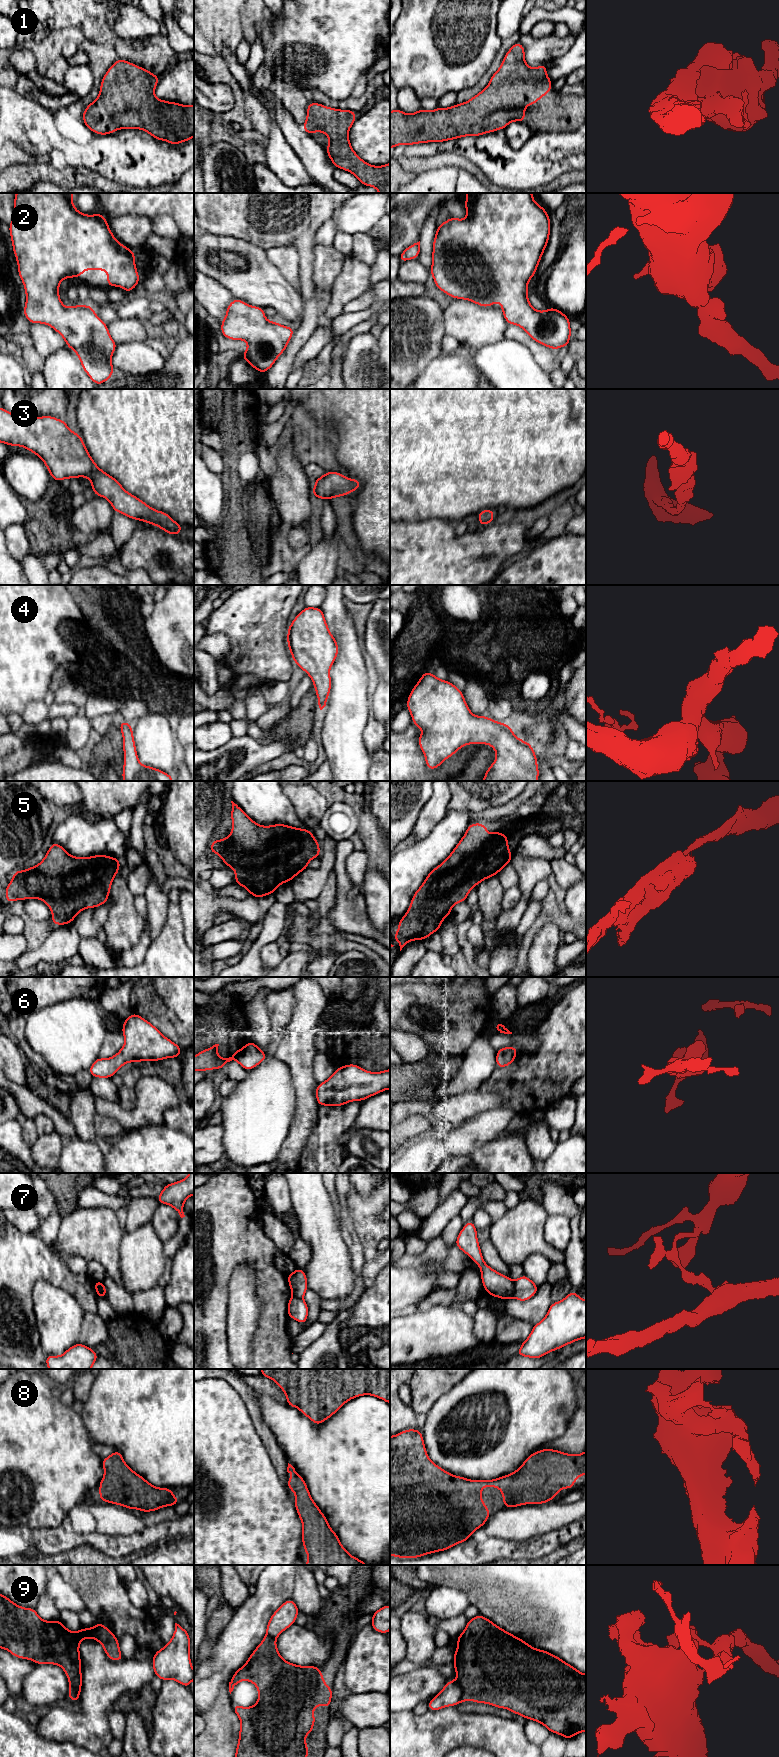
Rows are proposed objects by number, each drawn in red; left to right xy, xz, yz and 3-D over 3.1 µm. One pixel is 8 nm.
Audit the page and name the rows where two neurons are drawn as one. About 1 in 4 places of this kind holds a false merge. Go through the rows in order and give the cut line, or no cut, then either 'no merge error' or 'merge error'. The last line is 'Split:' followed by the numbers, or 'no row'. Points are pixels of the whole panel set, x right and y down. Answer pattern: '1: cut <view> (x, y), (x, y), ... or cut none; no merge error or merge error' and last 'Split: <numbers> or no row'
1: cut none; no merge error
2: cut none; no merge error
3: cut none; no merge error
4: cut none; no merge error
5: cut none; no merge error
6: cut none; no merge error
7: cut yz (514, 1281), (514, 1294), (512, 1296); merge error
8: cut none; no merge error
9: cut yz (457, 1679), (461, 1689), (461, 1700); merge error
Split: 7, 9

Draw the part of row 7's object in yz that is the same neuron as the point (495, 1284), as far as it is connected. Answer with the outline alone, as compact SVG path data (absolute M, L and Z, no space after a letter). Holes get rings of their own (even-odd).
M473 1220L468 1221L459 1232L455 1245L480 1267L483 1287L490 1296L504 1300L513 1297L514 1281L492 1269L484 1262Z

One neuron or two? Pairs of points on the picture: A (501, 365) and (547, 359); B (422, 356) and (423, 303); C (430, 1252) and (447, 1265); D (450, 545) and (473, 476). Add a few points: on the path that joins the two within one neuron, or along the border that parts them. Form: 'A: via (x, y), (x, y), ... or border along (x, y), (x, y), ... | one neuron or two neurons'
A: border along (521, 342), (529, 350), (534, 360), (549, 374) | two neurons
B: via (422, 343), (422, 316) | one neuron
C: border along (448, 1245), (443, 1261), (426, 1261), (420, 1267) | two neurons
D: border along (430, 518), (443, 519), (453, 524) | two neurons

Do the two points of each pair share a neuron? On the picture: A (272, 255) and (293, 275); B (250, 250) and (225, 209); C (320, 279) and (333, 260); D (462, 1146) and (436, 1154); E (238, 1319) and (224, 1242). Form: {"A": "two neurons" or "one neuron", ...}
{"A": "one neuron", "B": "two neurons", "C": "one neuron", "D": "two neurons", "E": "two neurons"}

